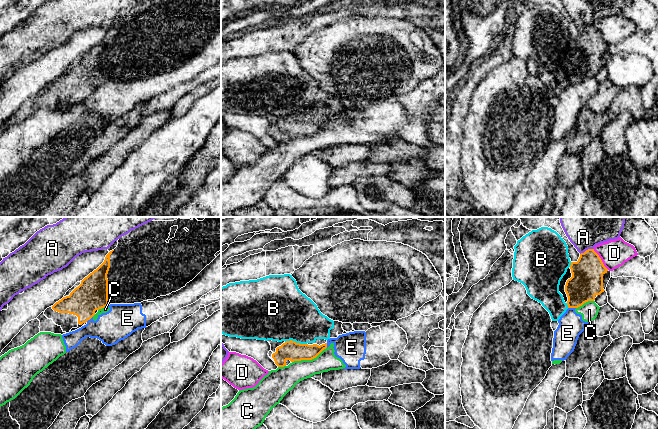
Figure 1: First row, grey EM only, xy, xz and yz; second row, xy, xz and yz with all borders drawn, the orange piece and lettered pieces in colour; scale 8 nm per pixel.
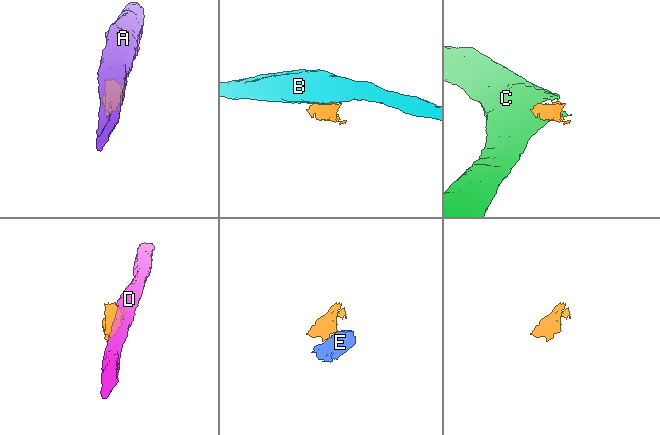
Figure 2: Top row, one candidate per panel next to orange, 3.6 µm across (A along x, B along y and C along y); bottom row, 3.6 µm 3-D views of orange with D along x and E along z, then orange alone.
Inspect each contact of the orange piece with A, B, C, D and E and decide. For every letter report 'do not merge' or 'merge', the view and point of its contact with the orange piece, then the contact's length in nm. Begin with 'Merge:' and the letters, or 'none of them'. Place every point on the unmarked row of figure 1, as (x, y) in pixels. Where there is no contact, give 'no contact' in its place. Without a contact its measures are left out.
Merge: none of them
A: do not merge; meets orange in yz at (586, 26); contact 120 nm long
B: do not merge; meets orange in xz at (295, 118); contact 180 nm long
C: do not merge; meets orange in xz at (309, 135); contact 300 nm long
D: do not merge; meets orange in yz at (600, 35); contact 200 nm long
E: do not merge; meets orange in yz at (572, 83); contact 60 nm long

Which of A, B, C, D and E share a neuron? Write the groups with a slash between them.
A / B / C E / D

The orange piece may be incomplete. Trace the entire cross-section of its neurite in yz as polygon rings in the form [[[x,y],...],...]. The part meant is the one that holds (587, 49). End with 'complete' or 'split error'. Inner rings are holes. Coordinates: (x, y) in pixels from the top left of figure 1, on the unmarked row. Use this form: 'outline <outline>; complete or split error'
outline [[[594,25],[580,30],[577,38],[571,38],[560,57],[559,68],[568,84],[578,84],[606,66],[611,54],[609,47]]]; split error

